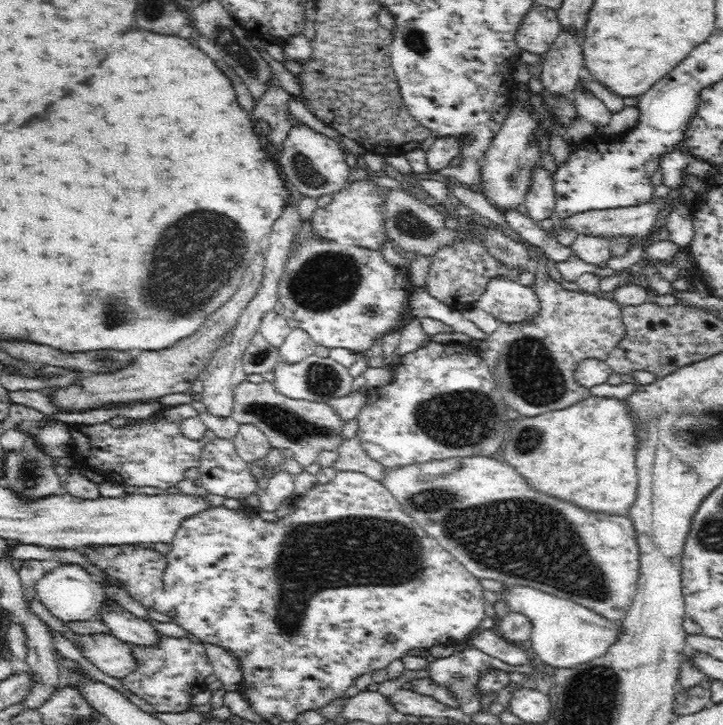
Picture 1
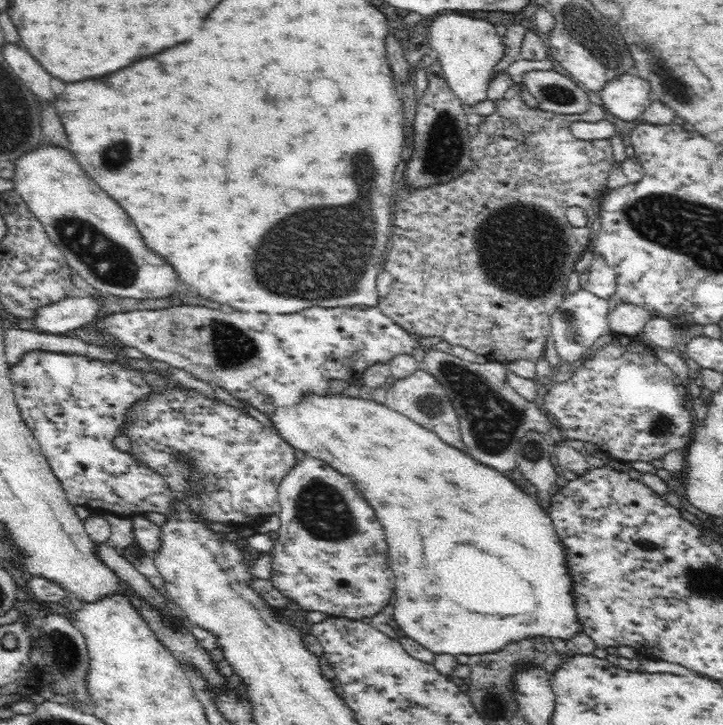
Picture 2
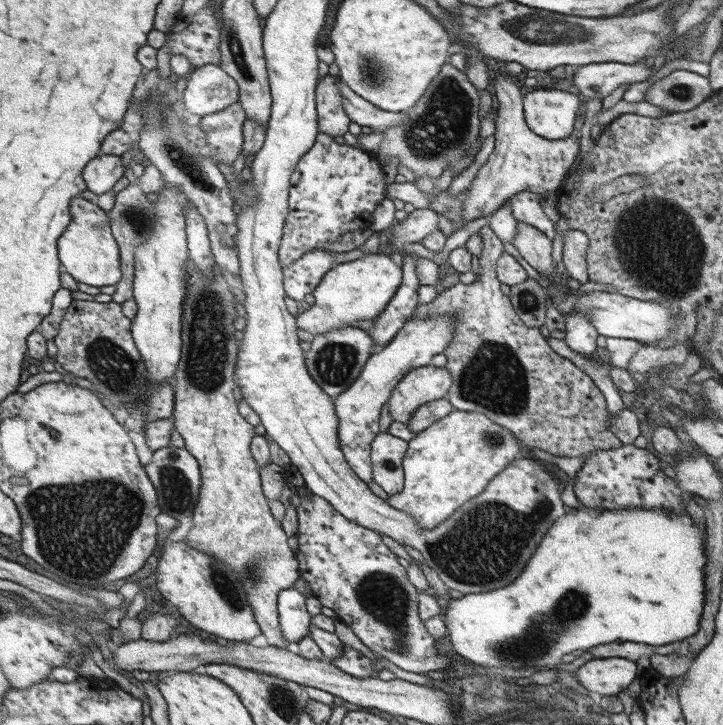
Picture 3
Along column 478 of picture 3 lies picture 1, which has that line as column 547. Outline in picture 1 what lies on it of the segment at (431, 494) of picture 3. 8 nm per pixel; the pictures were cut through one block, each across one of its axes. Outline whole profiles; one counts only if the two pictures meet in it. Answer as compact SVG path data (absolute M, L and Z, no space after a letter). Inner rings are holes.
M615 393L600 397L591 395L586 400L577 402L568 408L558 409L557 411L546 412L546 414L540 414L538 416L520 417L518 419L509 420L508 432L504 435L508 436L508 442L502 450L499 458L502 461L506 461L508 465L514 466L516 471L528 481L528 485L532 485L532 488L544 492L544 494L552 494L556 498L562 498L562 500L572 500L576 504L580 504L580 508L584 510L590 510L599 512L600 514L613 514L624 516L627 515L628 510L632 508L632 504L636 502L636 492L638 492L638 467L636 467L636 450L638 450L638 435L636 435L636 421L630 418L630 413L626 411L626 407L622 407L622 399L617 399Z

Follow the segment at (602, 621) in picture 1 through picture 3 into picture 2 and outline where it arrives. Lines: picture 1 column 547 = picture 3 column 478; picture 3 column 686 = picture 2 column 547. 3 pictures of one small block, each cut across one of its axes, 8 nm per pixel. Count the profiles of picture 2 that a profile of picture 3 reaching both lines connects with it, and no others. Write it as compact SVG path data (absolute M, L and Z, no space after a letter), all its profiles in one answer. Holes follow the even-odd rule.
M332 392L328 396L328 402L330 402L328 406L324 406L320 402L312 402L314 412L310 408L306 408L308 414L304 416L302 424L306 424L306 420L308 420L306 426L310 428L310 432L302 430L302 426L298 422L296 426L290 428L290 432L278 433L282 434L283 440L286 440L285 442L290 442L294 448L304 450L308 456L314 456L314 458L316 458L316 454L320 454L318 448L326 438L328 440L326 462L336 470L344 470L340 474L348 476L356 484L356 488L360 492L364 492L364 498L376 510L376 518L380 520L380 524L386 532L386 542L388 542L387 559L389 560L392 575L395 577L396 592L392 594L394 600L389 614L393 620L400 624L400 628L404 630L406 636L416 640L418 644L428 648L434 654L458 656L458 654L470 655L496 652L510 643L535 636L568 640L571 636L583 631L582 624L578 624L578 606L574 604L573 578L570 577L569 566L566 565L566 546L562 545L551 516L538 505L534 496L528 495L527 492L518 488L518 485L506 477L503 472L478 464L476 460L472 460L464 452L460 452L460 450L448 446L446 442L442 442L434 432L418 426L416 422L408 420L406 416L392 410L385 404L362 399L359 396L332 396ZM312 418L320 418L322 424L310 424ZM340 428L342 428L344 442L340 442ZM336 432L338 432L338 440L336 440ZM330 450L342 450L342 452L346 452L346 456L344 458L330 458Z

